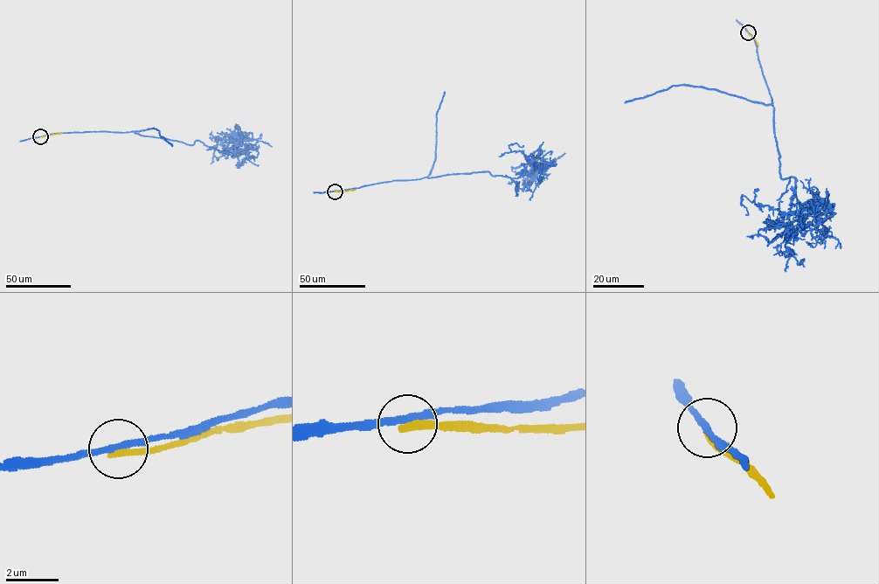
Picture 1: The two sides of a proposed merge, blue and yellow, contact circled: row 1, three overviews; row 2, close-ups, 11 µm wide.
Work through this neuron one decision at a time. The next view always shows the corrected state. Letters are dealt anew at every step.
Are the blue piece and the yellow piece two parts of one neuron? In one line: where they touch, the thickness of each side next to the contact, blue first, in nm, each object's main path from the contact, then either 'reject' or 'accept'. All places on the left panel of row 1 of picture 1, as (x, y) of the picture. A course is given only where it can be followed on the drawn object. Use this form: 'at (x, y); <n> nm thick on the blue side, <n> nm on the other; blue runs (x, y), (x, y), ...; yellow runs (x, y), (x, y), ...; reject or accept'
at (40, 136); 240 nm thick on the blue side, 320 nm on the other; blue runs (40, 136), (134, 131), (186, 144), (200, 141), (237, 156), (241, 152), (231, 146), (218, 151), (231, 155); yellow runs (40, 136), (61, 133); reject

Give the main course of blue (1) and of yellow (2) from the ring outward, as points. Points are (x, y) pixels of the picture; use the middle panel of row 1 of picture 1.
1: (334, 191), (481, 171), (517, 178), (538, 166), (527, 160), (523, 152), (511, 151), (508, 146), (522, 145)
2: (334, 191), (356, 189)

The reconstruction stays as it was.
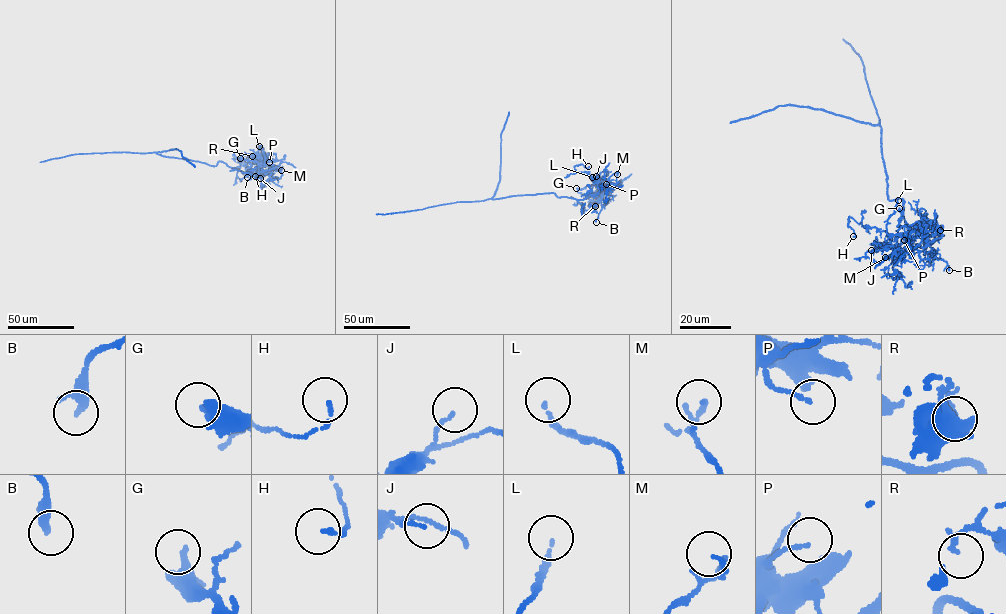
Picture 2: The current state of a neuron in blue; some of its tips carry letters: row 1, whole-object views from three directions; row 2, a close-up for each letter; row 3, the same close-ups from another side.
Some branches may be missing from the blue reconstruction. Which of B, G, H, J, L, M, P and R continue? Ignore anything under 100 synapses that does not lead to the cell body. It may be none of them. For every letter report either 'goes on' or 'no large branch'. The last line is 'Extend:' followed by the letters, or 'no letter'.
B: no large branch
G: no large branch
H: no large branch
J: no large branch
L: no large branch
M: no large branch
P: no large branch
R: no large branch
Extend: no letter

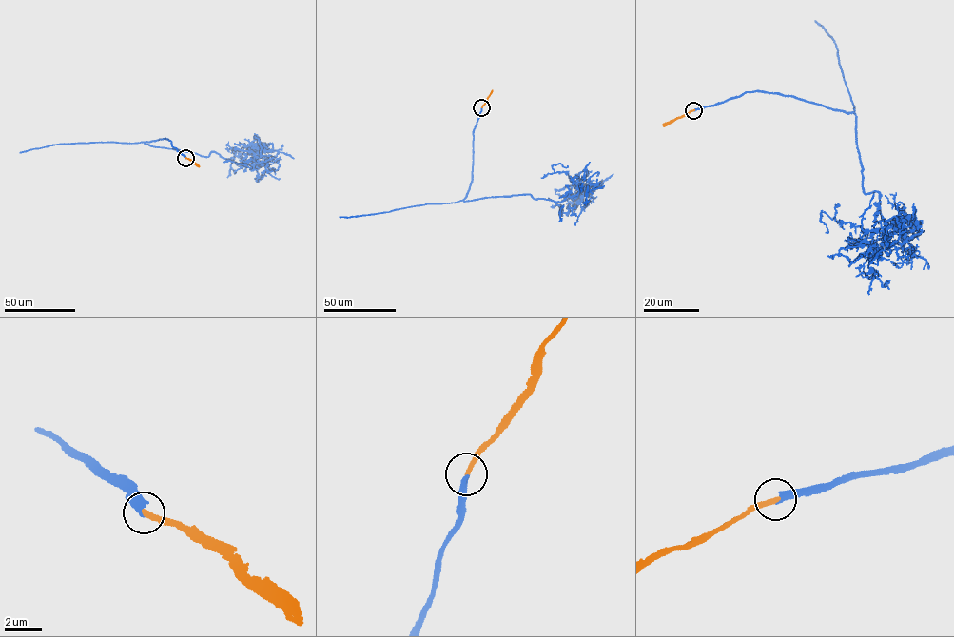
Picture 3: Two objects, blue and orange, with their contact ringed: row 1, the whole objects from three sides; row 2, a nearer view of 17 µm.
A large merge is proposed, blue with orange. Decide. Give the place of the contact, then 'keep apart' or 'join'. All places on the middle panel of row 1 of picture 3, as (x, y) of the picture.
at (481, 107); join

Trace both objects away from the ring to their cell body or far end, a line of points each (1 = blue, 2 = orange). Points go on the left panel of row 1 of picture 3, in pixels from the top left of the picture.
1: (185, 158), (167, 138), (145, 143), (261, 164), (250, 158), (236, 164), (250, 167)
2: (185, 158), (199, 166)

